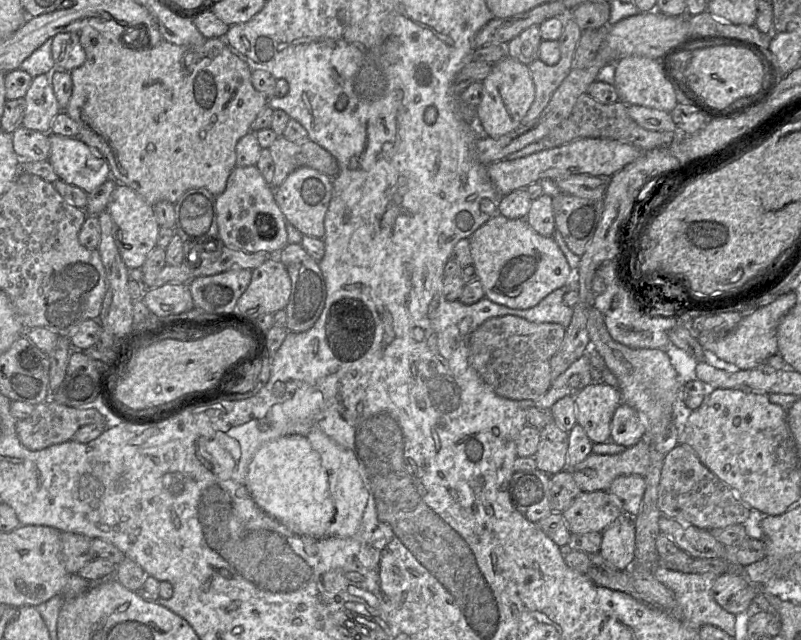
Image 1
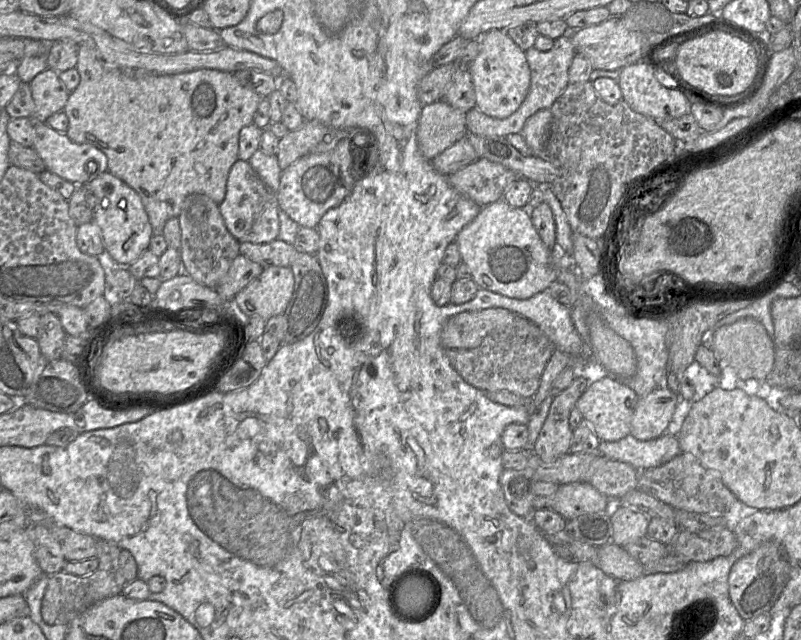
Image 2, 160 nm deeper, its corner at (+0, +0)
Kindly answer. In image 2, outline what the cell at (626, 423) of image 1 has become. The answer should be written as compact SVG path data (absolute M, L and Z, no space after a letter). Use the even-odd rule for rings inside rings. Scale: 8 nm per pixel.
M667 387L657 388L639 398L631 421L630 435L641 441L653 440L667 433L680 395Z

